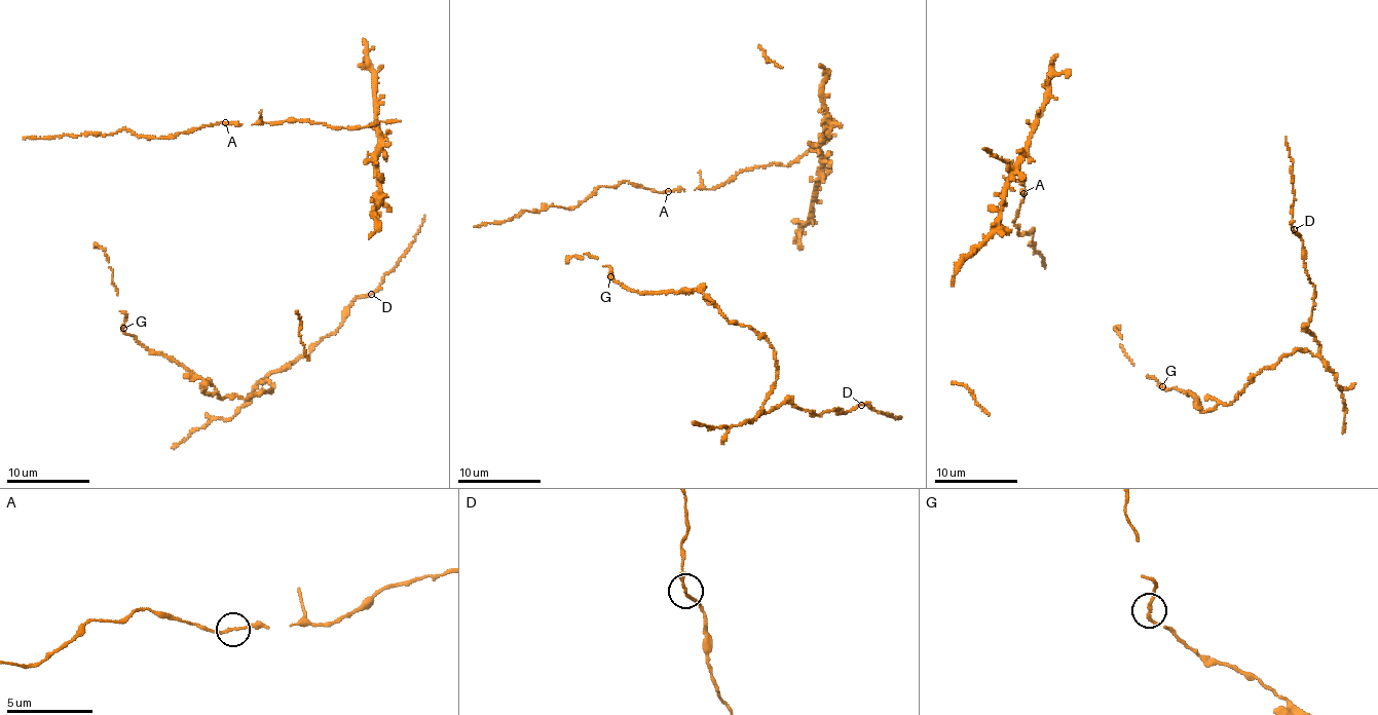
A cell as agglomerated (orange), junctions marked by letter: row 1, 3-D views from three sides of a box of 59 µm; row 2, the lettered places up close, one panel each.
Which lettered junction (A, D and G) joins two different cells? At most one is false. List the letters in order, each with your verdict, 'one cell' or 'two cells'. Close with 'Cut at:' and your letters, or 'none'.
A: one cell
D: one cell
G: one cell
Cut at: none

